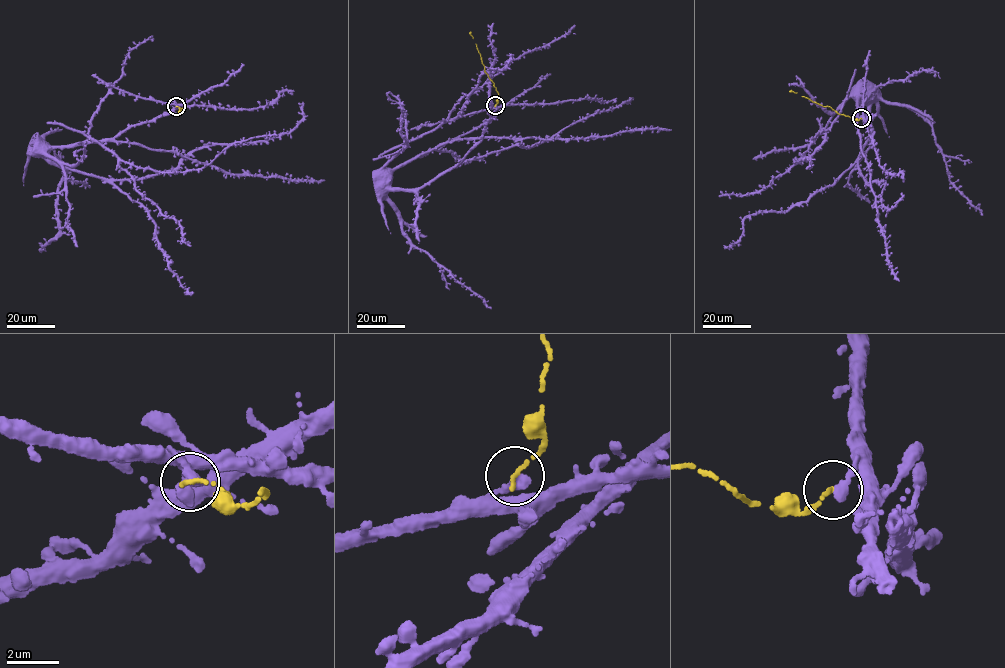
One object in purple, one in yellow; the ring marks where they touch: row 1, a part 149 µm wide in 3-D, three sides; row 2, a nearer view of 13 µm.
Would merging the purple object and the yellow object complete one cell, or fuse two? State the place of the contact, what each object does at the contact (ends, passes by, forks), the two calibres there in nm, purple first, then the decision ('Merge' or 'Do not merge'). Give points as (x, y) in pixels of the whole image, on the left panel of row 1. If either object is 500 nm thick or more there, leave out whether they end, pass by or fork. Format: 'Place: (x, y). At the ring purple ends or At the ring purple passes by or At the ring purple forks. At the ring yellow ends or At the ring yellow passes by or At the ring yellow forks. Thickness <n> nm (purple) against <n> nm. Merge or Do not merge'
Place: (176, 106). At the ring purple ends. At the ring yellow ends. Thickness 400 nm (purple) against 180 nm. Merge

